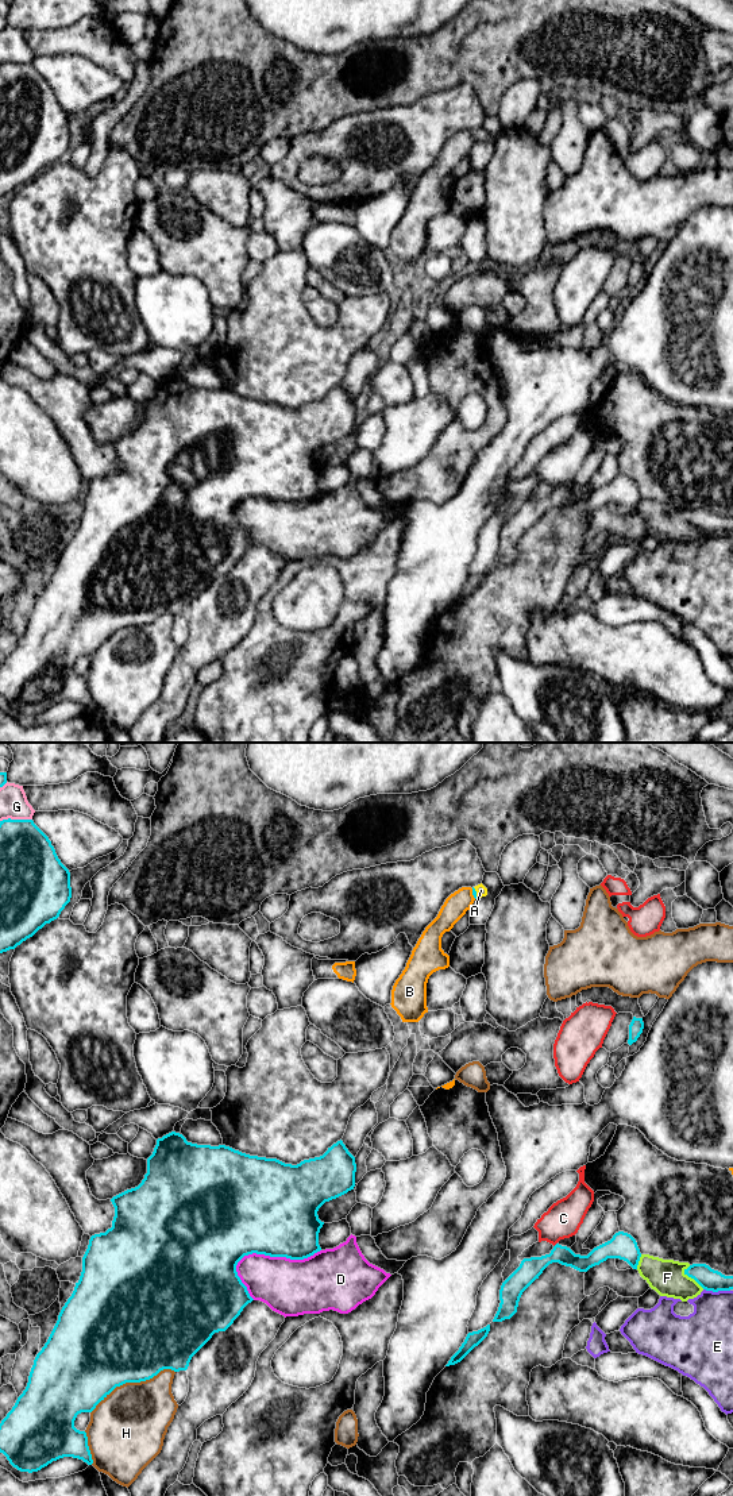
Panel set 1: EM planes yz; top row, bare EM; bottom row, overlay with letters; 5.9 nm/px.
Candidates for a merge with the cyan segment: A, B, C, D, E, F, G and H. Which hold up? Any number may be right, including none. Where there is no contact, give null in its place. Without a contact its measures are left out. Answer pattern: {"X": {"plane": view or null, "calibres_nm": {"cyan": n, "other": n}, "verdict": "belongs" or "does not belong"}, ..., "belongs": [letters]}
{"A": {"plane": "yz", "calibres_nm": {"cyan": 30, "other": 70}, "verdict": "belongs"}, "B": {"plane": "yz", "calibres_nm": {"cyan": 30, "other": 140}, "verdict": "does not belong"}, "C": {"plane": "yz", "calibres_nm": {"cyan": 140, "other": 220}, "verdict": "does not belong"}, "D": {"plane": "yz", "calibres_nm": {"cyan": 500, "other": 340}, "verdict": "does not belong"}, "E": {"plane": "yz", "calibres_nm": {"cyan": 130, "other": 300}, "verdict": "does not belong"}, "F": {"plane": "yz", "calibres_nm": {"cyan": 130, "other": 220}, "verdict": "does not belong"}, "G": {"plane": "yz", "calibres_nm": {"cyan": 340, "other": 170}, "verdict": "does not belong"}, "H": {"plane": "yz", "calibres_nm": {"cyan": 500, "other": 440}, "verdict": "does not belong"}, "belongs": ["A"]}

